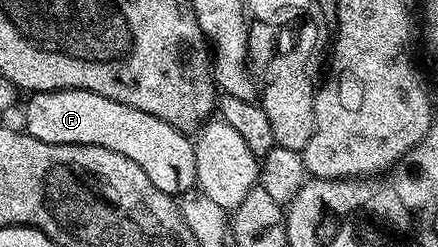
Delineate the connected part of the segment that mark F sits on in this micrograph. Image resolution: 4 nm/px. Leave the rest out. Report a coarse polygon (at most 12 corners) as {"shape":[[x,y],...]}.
{"shape":[[43,90],[24,133],[135,160],[159,192],[197,184],[193,142],[90,90]]}

